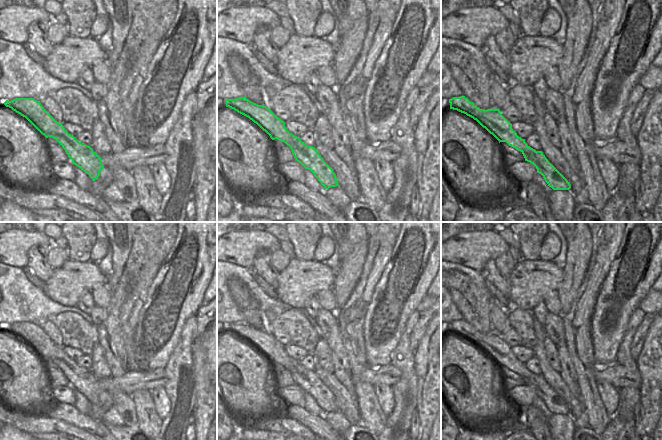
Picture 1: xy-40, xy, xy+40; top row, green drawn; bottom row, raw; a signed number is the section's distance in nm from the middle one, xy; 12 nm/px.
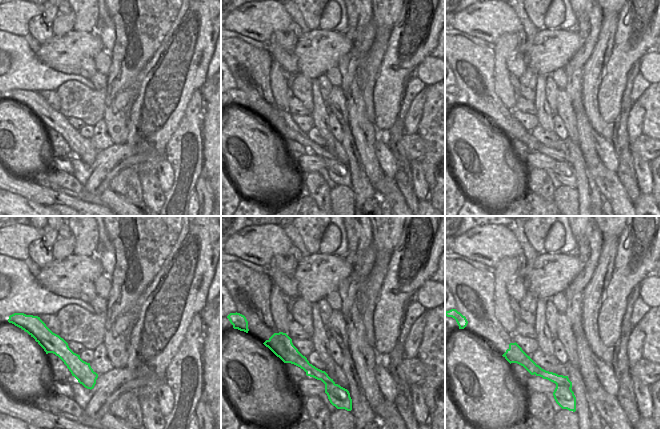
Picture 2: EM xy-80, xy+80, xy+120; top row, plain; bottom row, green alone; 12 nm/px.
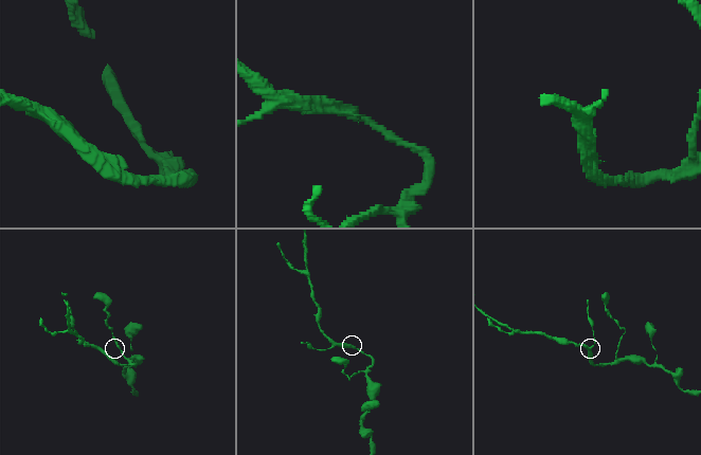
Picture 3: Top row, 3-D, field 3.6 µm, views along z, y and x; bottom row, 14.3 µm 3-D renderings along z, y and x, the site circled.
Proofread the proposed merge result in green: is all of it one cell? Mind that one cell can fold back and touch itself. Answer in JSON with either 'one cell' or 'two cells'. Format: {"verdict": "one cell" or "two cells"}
{"verdict": "two cells"}

